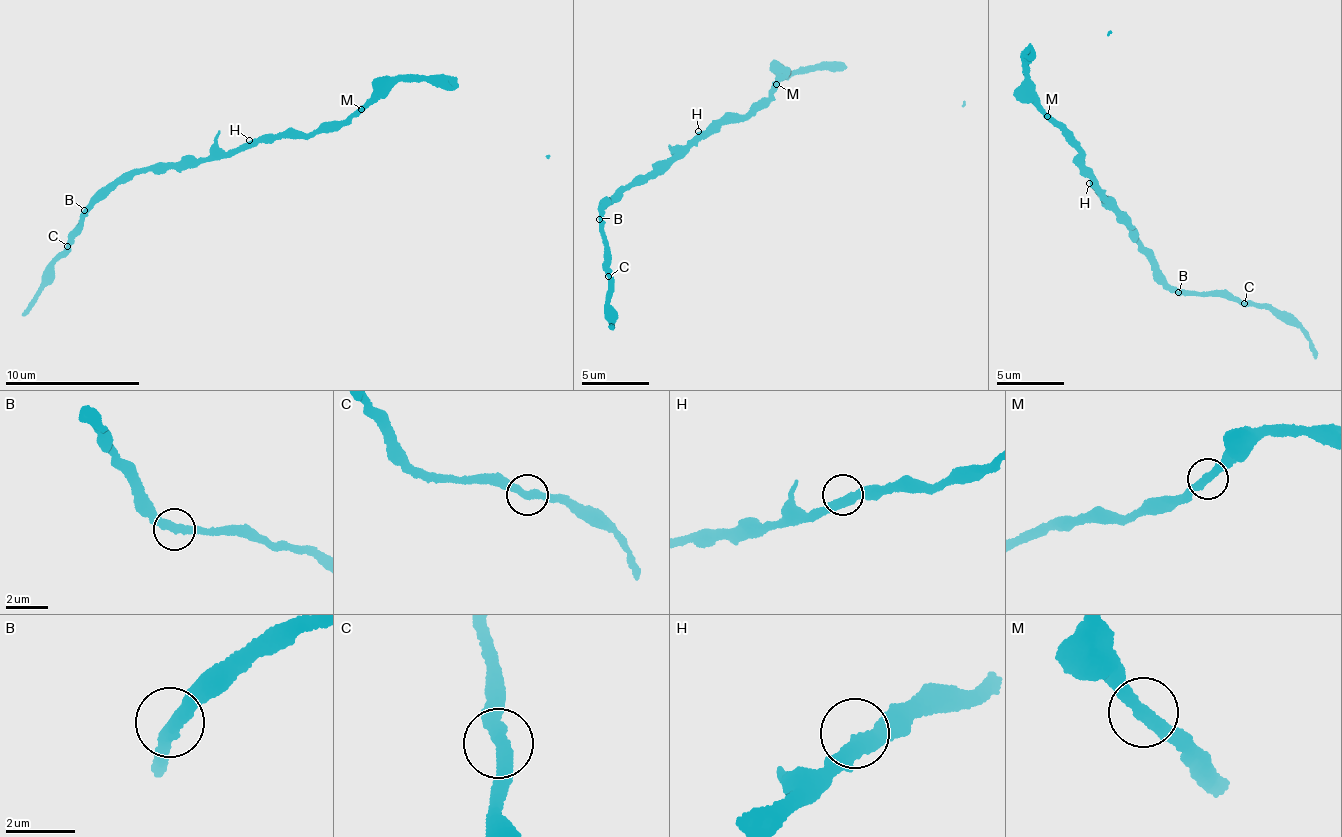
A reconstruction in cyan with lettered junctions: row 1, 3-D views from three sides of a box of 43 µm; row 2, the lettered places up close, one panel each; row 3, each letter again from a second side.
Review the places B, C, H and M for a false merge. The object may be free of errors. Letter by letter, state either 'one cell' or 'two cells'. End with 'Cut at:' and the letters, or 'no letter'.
B: one cell
C: one cell
H: one cell
M: one cell
Cut at: no letter

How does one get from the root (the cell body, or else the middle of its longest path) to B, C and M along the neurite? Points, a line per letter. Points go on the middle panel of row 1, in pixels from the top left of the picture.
B: (706, 137), (621, 194), (618, 202), (606, 207), (604, 216), (599, 219)
C: (706, 137), (621, 194), (618, 202), (606, 207), (602, 216), (602, 240), (605, 243), (605, 275), (610, 277)
M: (706, 137), (768, 98), (768, 89), (776, 84)

